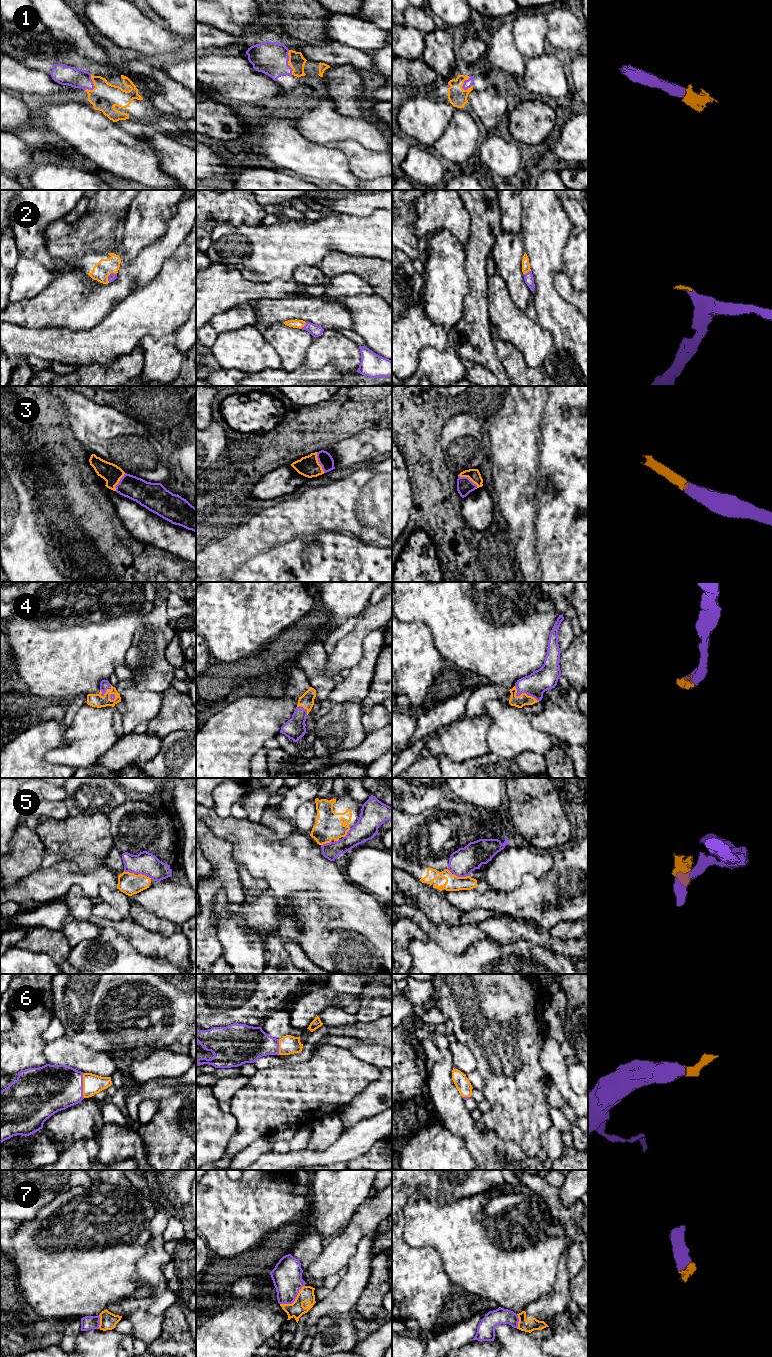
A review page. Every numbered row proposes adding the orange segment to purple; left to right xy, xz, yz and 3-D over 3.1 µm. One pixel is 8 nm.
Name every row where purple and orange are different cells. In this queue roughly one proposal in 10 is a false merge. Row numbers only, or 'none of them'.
5

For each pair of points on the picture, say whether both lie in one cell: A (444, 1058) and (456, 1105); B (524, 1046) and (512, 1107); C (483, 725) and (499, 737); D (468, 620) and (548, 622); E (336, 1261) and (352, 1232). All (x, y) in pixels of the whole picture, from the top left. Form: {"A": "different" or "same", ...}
{"A": "same", "B": "same", "C": "different", "D": "same", "E": "same"}

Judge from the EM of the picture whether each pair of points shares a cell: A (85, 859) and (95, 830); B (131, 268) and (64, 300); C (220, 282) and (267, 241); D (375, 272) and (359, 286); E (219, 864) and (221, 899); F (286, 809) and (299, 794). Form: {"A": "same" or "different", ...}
{"A": "different", "B": "same", "C": "different", "D": "different", "E": "different", "F": "same"}

